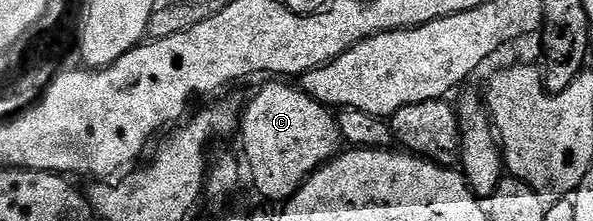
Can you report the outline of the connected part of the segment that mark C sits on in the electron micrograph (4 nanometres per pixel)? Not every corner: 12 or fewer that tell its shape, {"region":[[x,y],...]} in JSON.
{"region":[[288,81],[242,111],[246,167],[287,201],[342,147],[336,115]]}

